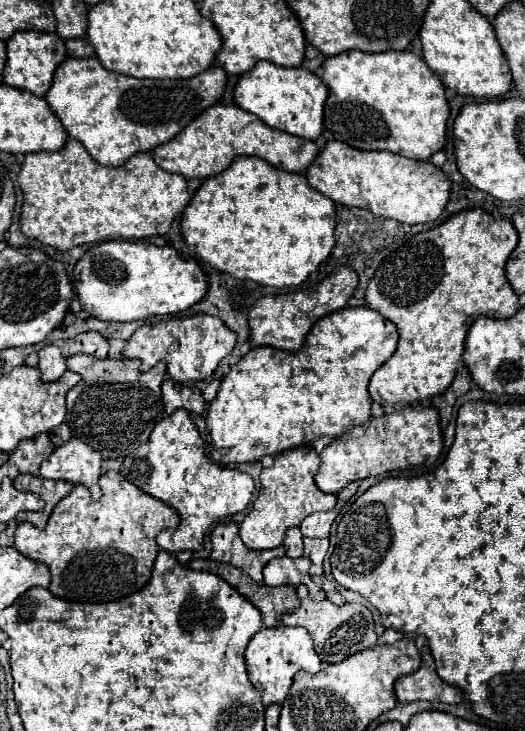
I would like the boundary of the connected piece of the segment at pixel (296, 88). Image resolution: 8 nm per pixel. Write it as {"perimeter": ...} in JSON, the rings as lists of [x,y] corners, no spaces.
{"perimeter":[[[258,61],[254,69],[244,73],[234,87],[234,101],[238,107],[252,115],[258,115],[272,129],[312,141],[322,133],[322,107],[326,97],[328,87],[310,71],[302,67],[276,67],[270,61]]]}

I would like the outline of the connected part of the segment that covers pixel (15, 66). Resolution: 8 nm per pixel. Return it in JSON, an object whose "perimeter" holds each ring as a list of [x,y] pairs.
{"perimeter":[[[18,31],[6,41],[6,67],[4,67],[4,83],[16,87],[20,91],[30,91],[38,97],[44,97],[52,83],[54,69],[66,57],[64,41],[56,33],[42,33],[42,31]]]}

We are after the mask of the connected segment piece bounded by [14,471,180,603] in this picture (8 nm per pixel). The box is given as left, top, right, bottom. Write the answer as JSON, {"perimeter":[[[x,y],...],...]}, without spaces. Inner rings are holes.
{"perimeter":[[[106,471],[100,477],[100,487],[102,487],[102,497],[94,501],[84,485],[74,485],[74,489],[54,507],[46,523],[46,529],[42,531],[30,523],[18,523],[16,527],[14,547],[26,557],[48,565],[52,575],[48,589],[56,597],[68,601],[82,601],[82,603],[104,603],[140,591],[148,583],[154,559],[160,551],[156,545],[156,535],[164,527],[174,529],[180,523],[178,513],[170,505],[156,501],[148,493],[142,493],[134,483],[124,479],[120,471]]]}

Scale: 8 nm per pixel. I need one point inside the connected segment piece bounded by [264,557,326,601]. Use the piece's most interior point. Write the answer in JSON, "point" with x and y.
{"point":[283,571]}

